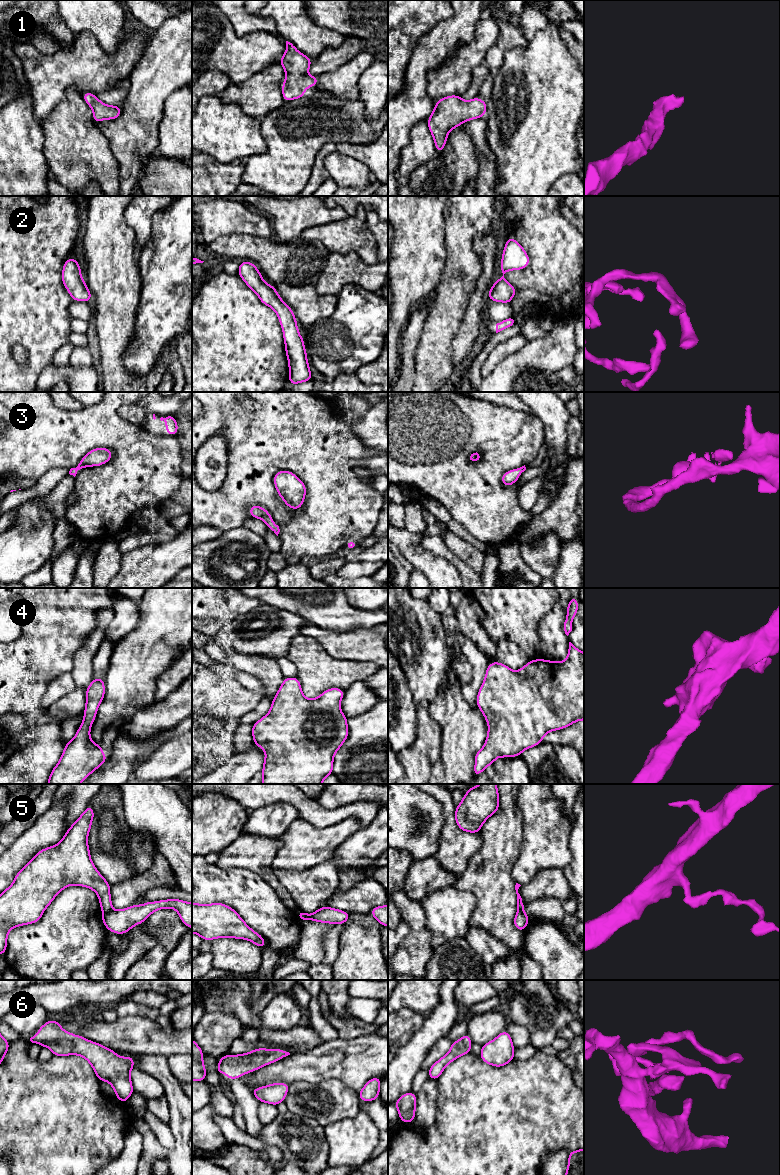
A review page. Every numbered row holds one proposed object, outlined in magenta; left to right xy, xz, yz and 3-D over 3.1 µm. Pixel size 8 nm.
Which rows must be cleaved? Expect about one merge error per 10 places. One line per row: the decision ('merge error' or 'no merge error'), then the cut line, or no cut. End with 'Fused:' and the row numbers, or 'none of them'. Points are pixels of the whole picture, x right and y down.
1: no merge error; no cut
2: no merge error; no cut
3: no merge error; no cut
4: no merge error; no cut
5: merge error; cut in xy along (112, 908), (103, 913)
6: merge error; cut in xy along (74, 1035), (74, 1040), (70, 1044), (50, 1043), (47, 1046)
Fused: 5, 6

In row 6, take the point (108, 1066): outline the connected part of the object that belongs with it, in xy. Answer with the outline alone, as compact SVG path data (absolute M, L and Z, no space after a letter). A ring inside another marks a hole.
M74 1035L71 1045L52 1043L49 1046L54 1056L80 1055L92 1066L99 1081L111 1084L118 1101L126 1102L133 1093L130 1071L134 1068L134 1058L120 1057L112 1049L99 1043Z

